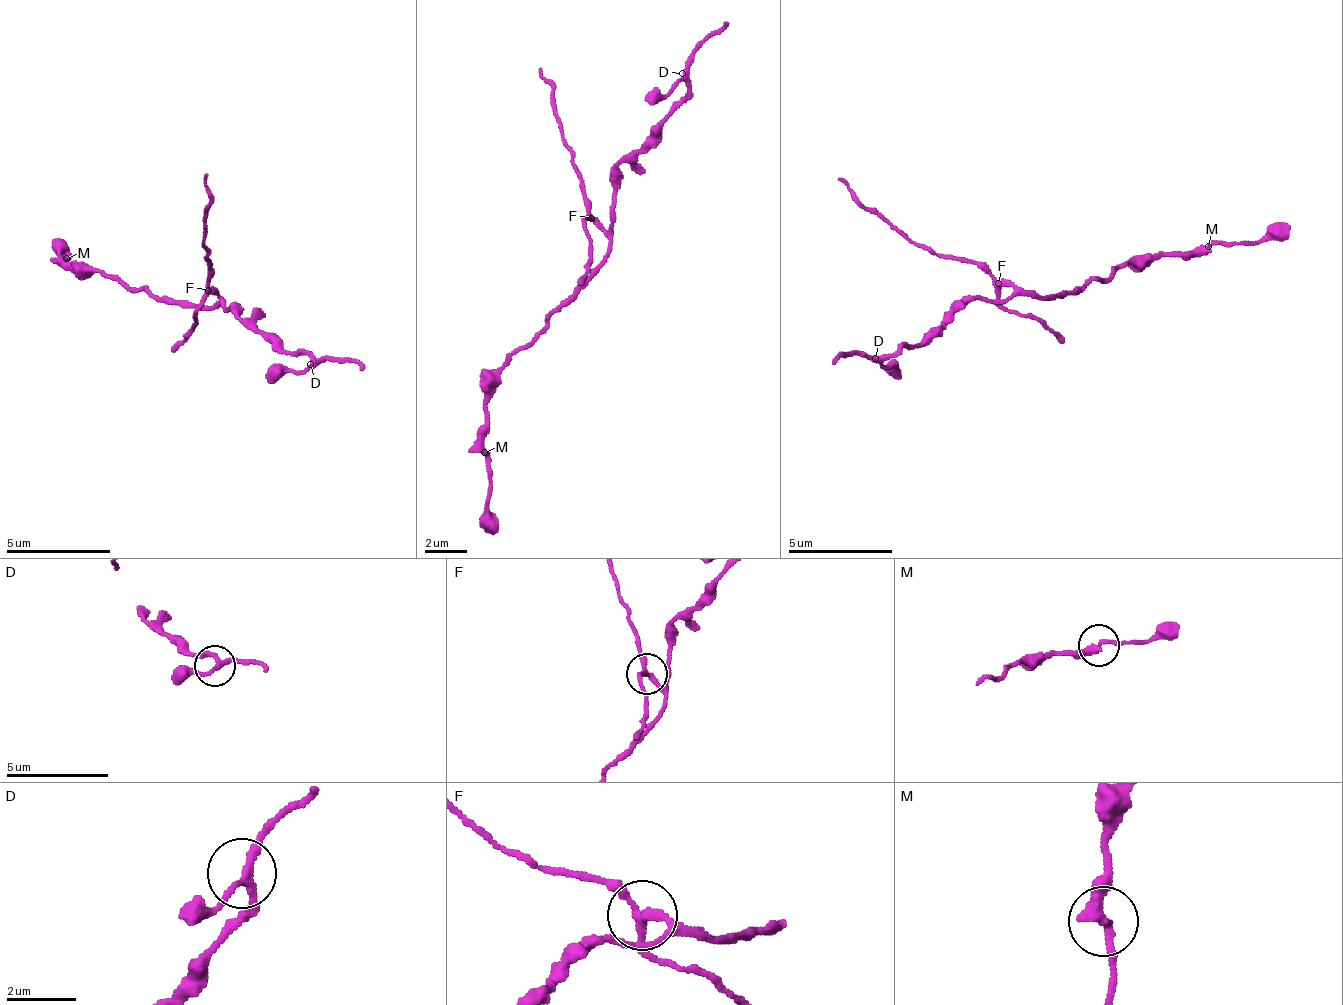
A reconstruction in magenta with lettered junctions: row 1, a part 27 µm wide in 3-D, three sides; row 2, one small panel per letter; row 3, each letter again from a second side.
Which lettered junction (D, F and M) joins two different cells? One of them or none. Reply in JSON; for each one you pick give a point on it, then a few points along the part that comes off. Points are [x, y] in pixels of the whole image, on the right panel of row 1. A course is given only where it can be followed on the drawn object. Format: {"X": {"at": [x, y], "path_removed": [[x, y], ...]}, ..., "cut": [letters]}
{"F": {"at": [998, 283], "path_removed": [[999, 282], [898, 235], [839, 178]]}, "cut": ["F"]}

